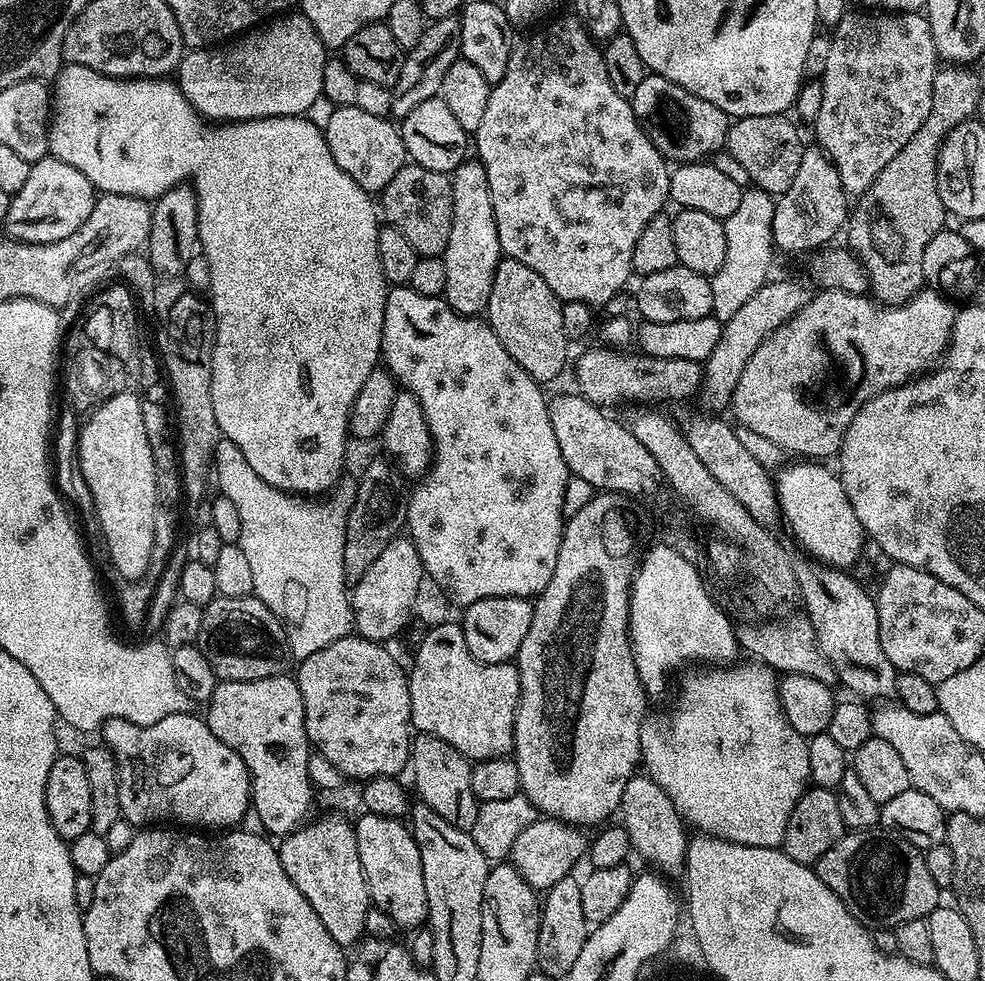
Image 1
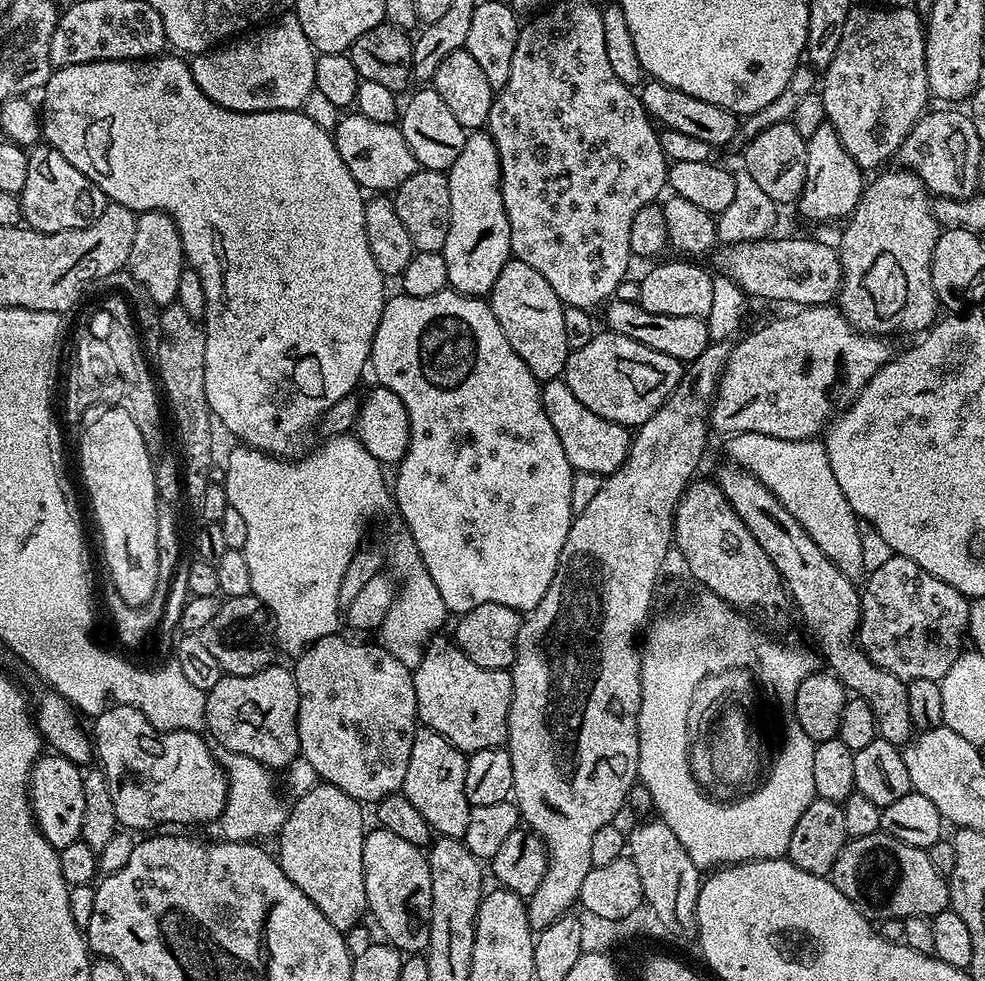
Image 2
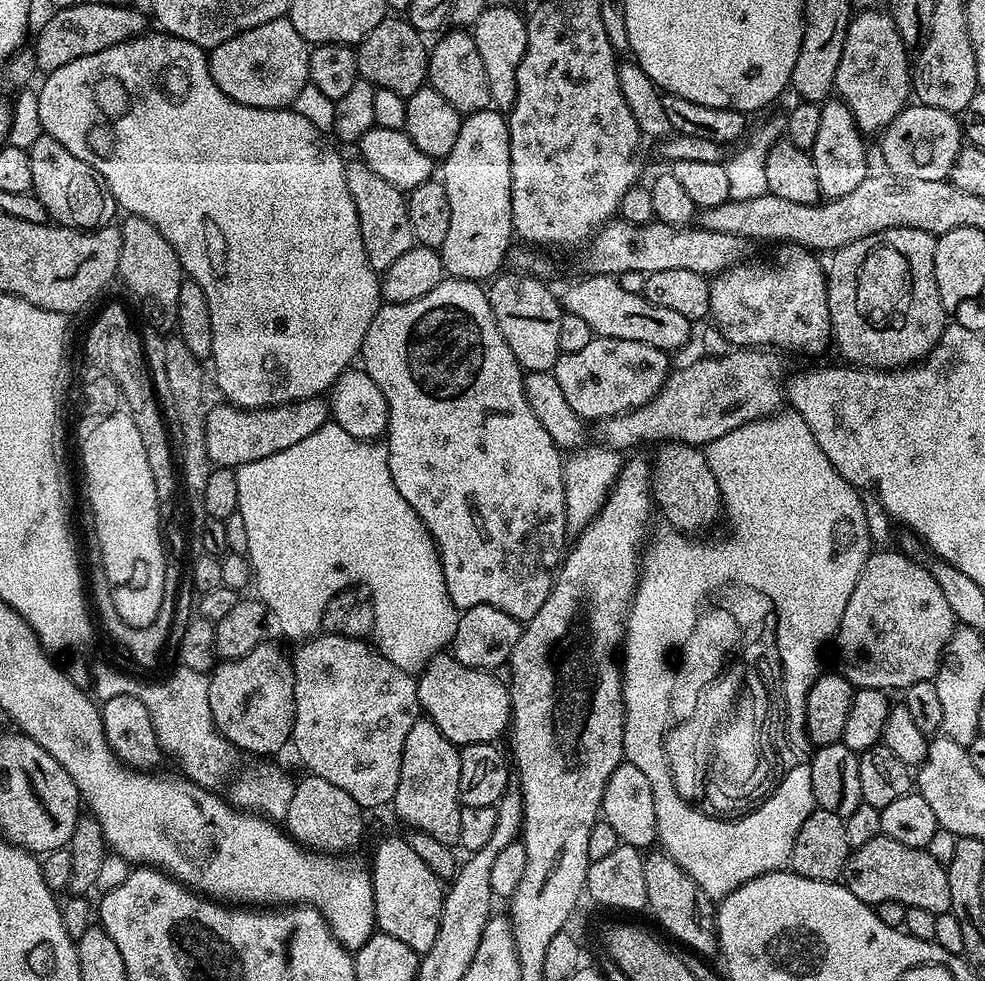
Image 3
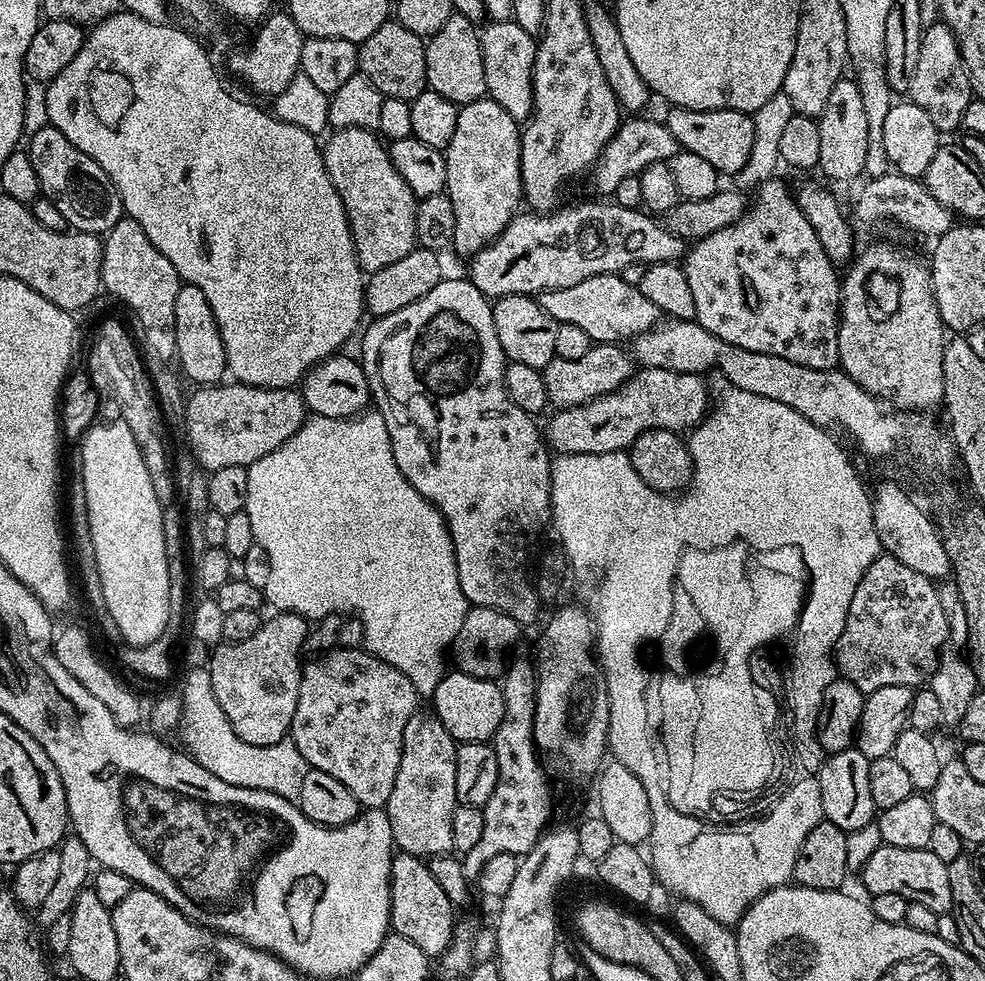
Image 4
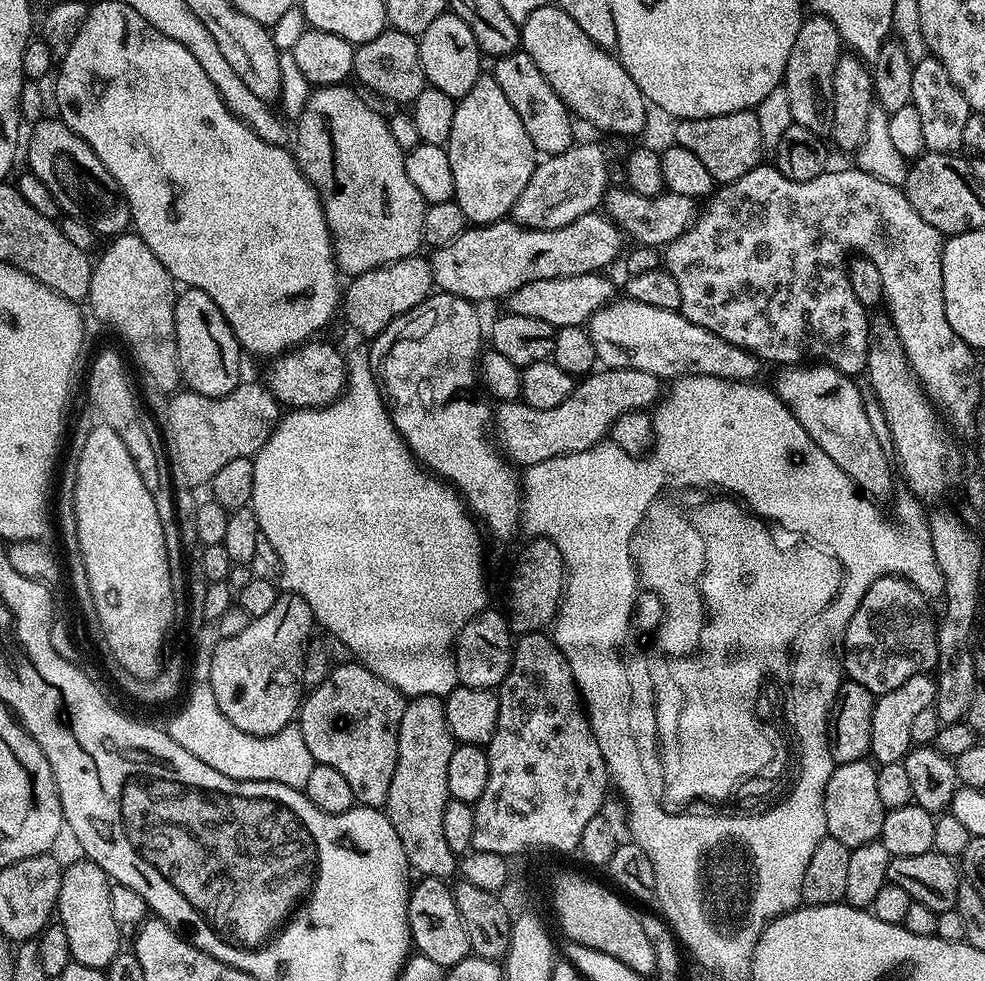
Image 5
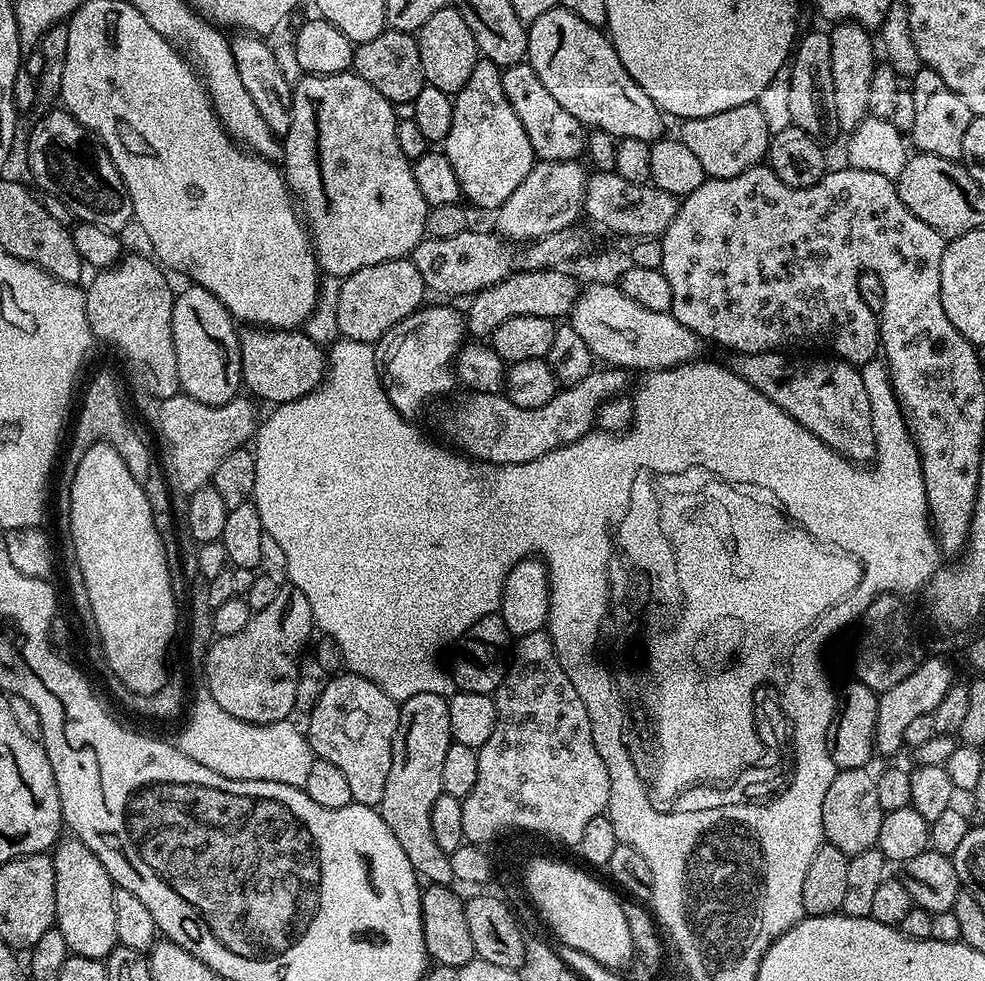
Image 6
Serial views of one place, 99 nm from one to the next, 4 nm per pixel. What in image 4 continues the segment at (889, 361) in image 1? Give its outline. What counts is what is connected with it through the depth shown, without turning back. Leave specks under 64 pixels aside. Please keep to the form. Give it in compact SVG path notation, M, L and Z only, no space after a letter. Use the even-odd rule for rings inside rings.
M641 367L633 371L632 377L610 394L602 394L582 406L570 406L553 411L546 428L546 443L553 453L570 454L610 454L624 452L632 447L634 438L646 430L665 428L679 434L687 433L704 419L710 408L710 388L704 385L705 377L694 372L675 372L661 368Z

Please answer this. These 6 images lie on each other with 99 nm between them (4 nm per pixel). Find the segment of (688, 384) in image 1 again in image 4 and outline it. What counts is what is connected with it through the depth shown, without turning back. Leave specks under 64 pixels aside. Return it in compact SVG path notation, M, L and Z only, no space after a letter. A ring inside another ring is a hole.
M596 342L583 358L556 358L542 370L544 389L549 405L559 410L570 406L582 406L602 394L610 394L632 377L634 360L627 351L620 349L616 342Z

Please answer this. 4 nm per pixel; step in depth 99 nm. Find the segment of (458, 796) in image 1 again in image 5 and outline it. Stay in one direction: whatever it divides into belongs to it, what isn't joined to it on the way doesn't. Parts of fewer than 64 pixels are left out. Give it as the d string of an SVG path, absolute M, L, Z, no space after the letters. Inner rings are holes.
M413 696L405 703L402 726L398 726L398 762L383 811L390 826L394 826L394 834L398 834L398 842L402 842L402 850L406 850L409 869L413 873L420 872L416 874L421 877L432 876L435 880L447 881L448 876L455 877L458 872L458 858L442 834L442 813L446 811L450 799L446 786L446 766L450 766L450 754L454 754L456 746L457 741L453 740L452 731L446 722L446 710L441 697Z

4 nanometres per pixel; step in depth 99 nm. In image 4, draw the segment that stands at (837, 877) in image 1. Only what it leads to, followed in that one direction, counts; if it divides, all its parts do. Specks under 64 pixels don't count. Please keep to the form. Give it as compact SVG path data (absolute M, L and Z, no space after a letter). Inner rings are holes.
M883 843L878 850L874 850L874 854L870 854L870 862L859 869L858 876L869 897L902 894L902 898L906 898L908 902L918 902L935 912L948 914L952 911L948 862L936 857L929 848L902 850L902 846Z

